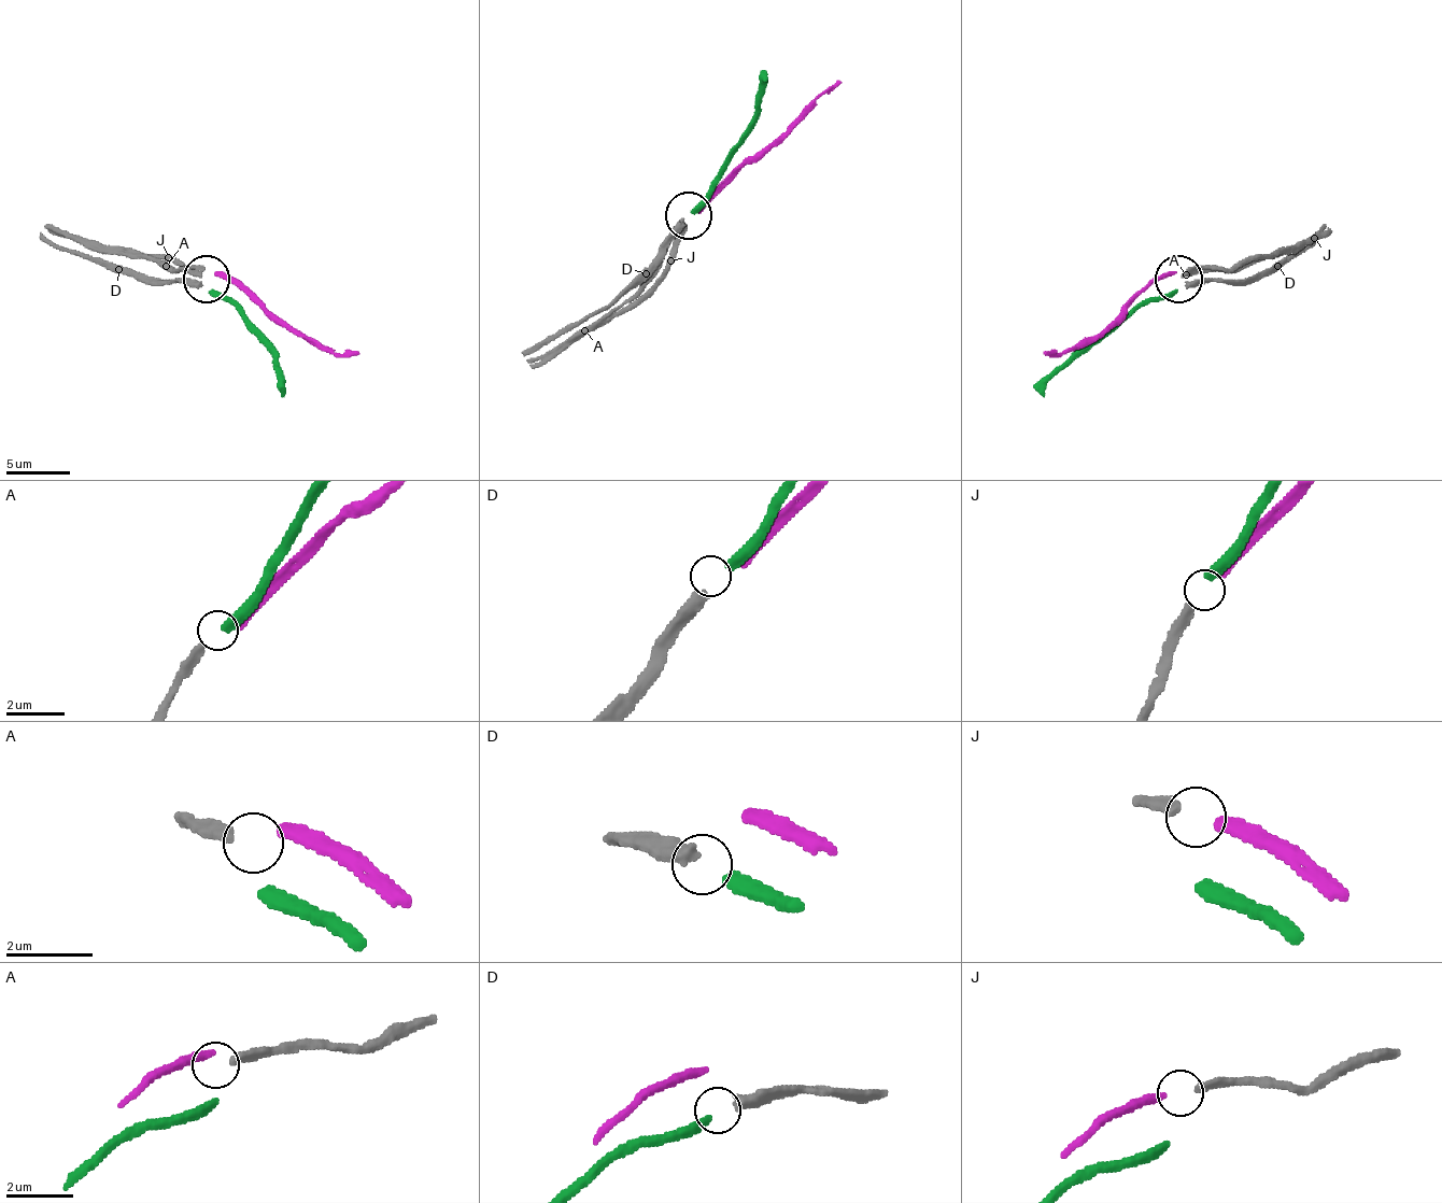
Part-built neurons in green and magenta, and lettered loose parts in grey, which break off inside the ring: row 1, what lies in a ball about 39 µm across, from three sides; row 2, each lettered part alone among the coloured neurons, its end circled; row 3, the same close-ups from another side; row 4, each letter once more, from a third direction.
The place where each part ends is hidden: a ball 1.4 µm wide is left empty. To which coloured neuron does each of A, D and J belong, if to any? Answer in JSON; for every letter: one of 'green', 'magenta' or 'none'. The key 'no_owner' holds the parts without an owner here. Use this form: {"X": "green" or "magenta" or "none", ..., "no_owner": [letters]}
{"A": "none", "D": "green", "J": "magenta", "no_owner": ["A"]}

